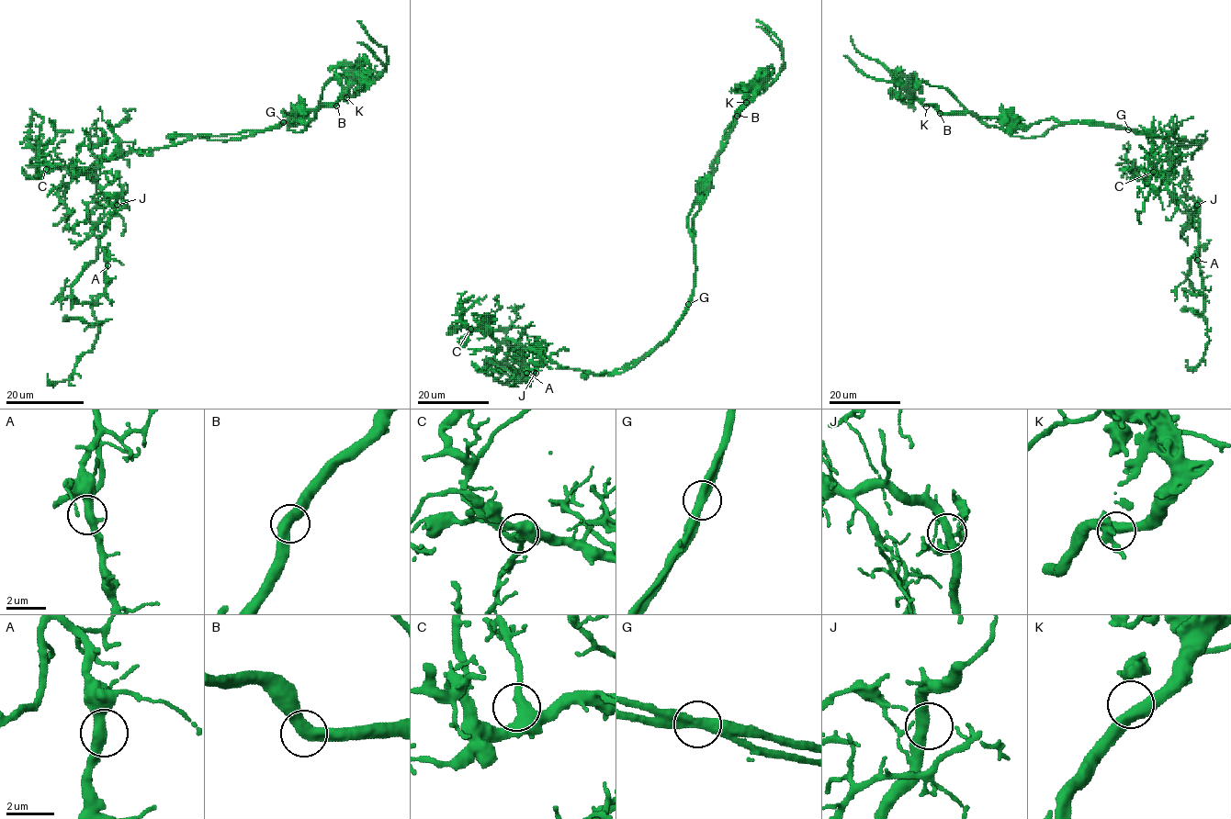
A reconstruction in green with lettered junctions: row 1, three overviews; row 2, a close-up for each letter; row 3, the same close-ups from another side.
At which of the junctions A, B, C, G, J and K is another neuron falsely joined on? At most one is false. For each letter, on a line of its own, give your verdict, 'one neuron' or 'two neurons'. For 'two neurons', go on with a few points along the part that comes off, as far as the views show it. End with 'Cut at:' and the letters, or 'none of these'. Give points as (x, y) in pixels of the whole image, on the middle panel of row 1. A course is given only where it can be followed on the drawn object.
A: one neuron
B: one neuron
C: one neuron
G: two neurons; course (689, 304), (694, 252), (688, 214), (735, 116), (776, 77), (783, 63), (780, 40), (757, 20)
J: one neuron
K: one neuron
Cut at: G

